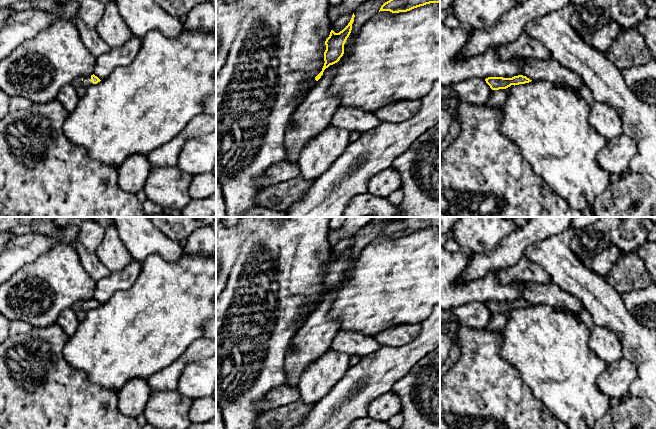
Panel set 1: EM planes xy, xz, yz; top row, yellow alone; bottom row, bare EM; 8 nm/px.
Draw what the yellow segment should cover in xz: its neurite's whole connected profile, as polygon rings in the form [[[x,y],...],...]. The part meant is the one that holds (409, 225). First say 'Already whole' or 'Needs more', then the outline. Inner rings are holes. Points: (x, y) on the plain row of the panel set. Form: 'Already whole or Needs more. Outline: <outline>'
Already whole. Outline: [[[407,217],[402,221],[393,221],[381,230],[379,236],[407,236],[430,227],[440,228],[440,217]]]

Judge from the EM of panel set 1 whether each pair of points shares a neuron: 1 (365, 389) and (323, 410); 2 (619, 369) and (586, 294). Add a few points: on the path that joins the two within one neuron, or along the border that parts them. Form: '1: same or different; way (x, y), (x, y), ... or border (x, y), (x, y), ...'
1: same; way (355, 392), (337, 410), (333, 410)
2: different; border (623, 356), (636, 366), (636, 377)

